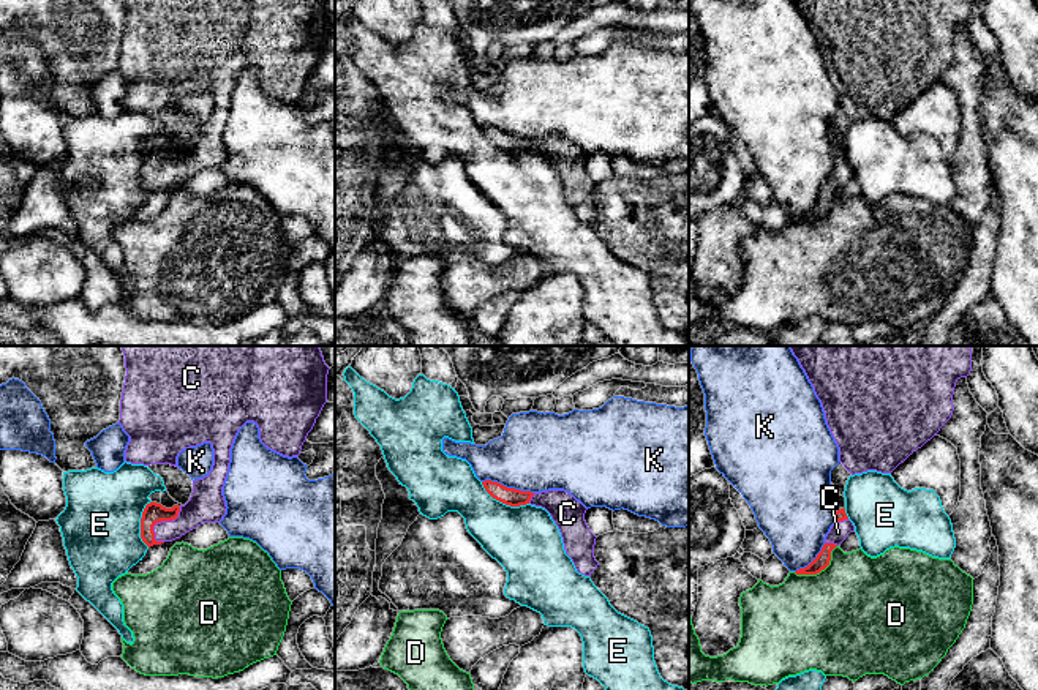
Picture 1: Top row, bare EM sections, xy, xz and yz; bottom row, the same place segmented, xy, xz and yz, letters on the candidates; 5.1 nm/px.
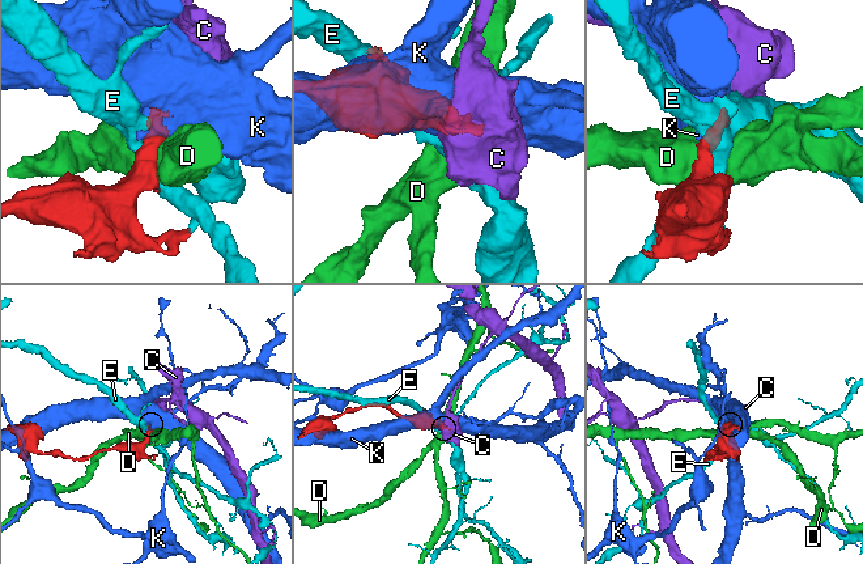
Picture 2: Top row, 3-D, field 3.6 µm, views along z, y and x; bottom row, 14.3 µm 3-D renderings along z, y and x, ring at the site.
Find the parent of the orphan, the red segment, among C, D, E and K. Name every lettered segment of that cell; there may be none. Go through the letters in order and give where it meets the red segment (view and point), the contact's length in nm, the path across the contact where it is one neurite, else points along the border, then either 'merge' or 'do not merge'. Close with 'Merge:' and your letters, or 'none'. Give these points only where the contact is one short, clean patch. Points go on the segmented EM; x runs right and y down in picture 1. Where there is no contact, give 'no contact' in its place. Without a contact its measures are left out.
C: contact xy (161, 520); length 220 nm; way xy (154, 512), (161, 520), (182, 520), (207, 504); merge
D: contact yz (820, 570); length 260 nm; do not merge
E: contact xz (503, 502); length 280 nm; do not merge
K: contact xz (506, 487); length 280 nm; do not merge
Merge: C

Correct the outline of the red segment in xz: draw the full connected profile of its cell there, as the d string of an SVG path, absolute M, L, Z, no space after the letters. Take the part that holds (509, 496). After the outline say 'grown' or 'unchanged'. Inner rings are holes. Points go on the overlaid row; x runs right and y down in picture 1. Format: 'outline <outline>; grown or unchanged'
outline M482 482L485 491L496 501L510 505L536 505L545 508L558 526L566 554L572 559L578 573L591 576L599 562L594 557L596 535L589 531L585 513L586 507L564 489L542 493L507 488L498 482Z; grown

